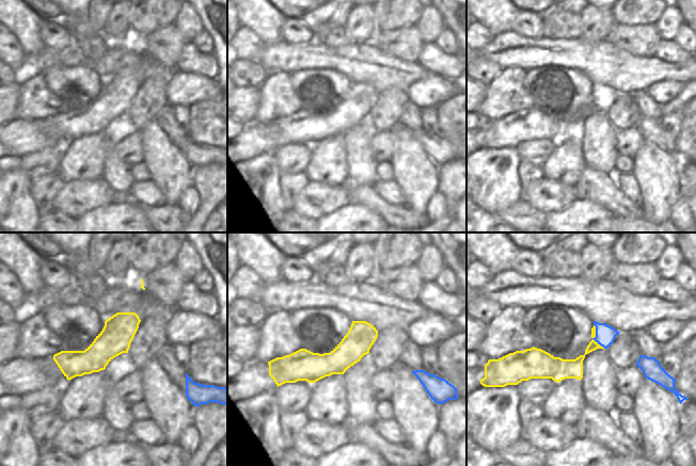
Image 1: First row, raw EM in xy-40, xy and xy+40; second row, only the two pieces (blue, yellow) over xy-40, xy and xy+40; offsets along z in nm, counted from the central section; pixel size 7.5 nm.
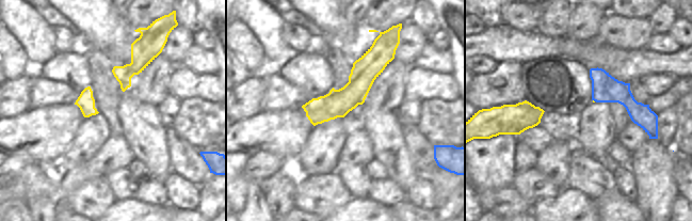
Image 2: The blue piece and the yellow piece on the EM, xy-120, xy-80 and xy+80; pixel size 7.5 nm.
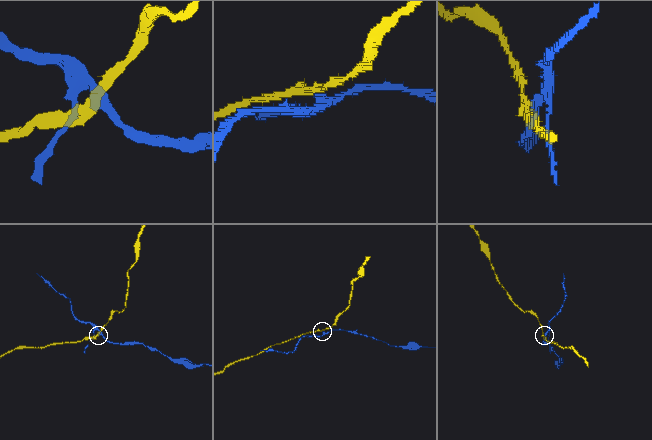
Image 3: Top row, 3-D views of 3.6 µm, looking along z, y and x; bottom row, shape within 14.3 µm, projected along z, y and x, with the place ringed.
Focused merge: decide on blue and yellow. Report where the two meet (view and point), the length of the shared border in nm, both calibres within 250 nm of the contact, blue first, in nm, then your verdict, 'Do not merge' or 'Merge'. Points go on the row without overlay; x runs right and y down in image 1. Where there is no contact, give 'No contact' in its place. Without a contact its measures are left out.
Touches blue at xy+40 (594, 99). Shared border 220 nm. Thickness 150 nm (blue) against 30 nm. Do not merge

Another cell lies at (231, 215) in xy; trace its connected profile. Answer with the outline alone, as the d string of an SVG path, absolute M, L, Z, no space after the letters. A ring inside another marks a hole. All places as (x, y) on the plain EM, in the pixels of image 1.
M227 207L227 232L236 232L235 213Z

